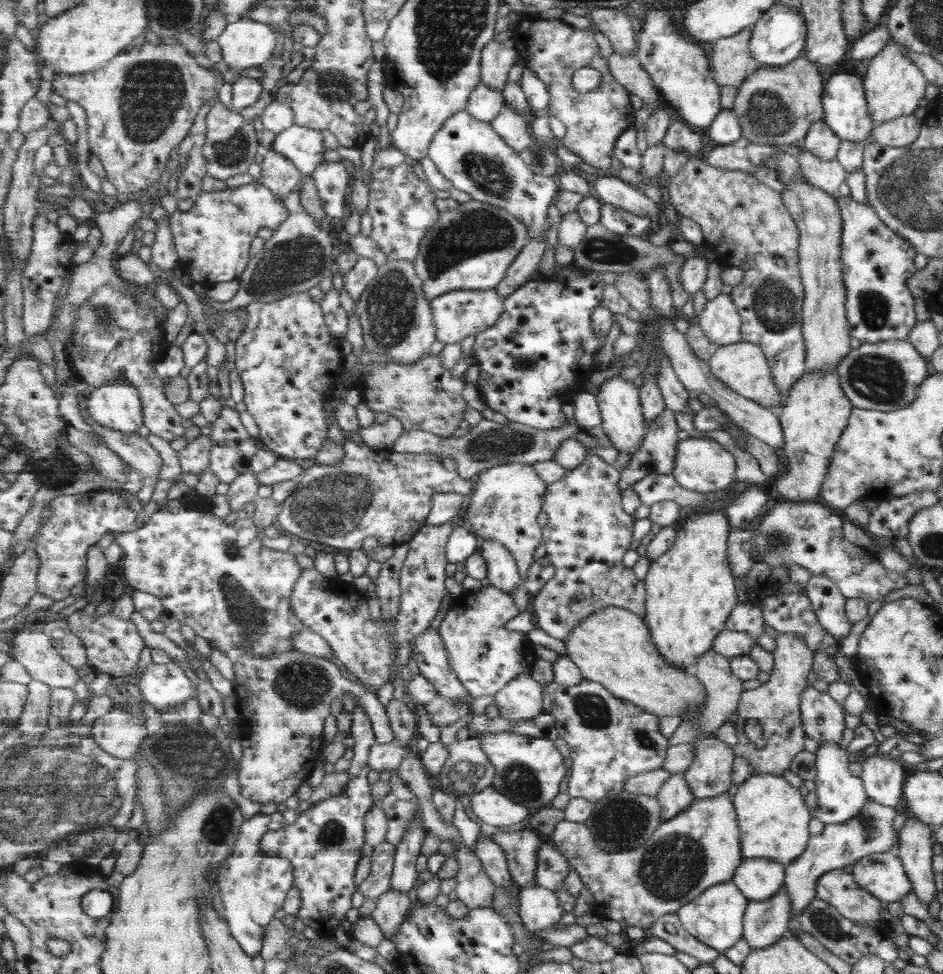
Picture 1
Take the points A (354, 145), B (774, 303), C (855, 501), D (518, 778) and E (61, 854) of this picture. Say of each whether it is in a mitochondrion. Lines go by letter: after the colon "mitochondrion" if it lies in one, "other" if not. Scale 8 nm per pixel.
A: other
B: mitochondrion
C: other
D: mitochondrion
E: mitochondrion

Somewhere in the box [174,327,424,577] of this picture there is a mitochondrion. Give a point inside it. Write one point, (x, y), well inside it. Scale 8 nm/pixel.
(330, 505)

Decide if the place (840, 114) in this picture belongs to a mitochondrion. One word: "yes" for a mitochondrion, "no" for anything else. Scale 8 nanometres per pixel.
no

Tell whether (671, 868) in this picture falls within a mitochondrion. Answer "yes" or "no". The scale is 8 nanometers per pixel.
yes

